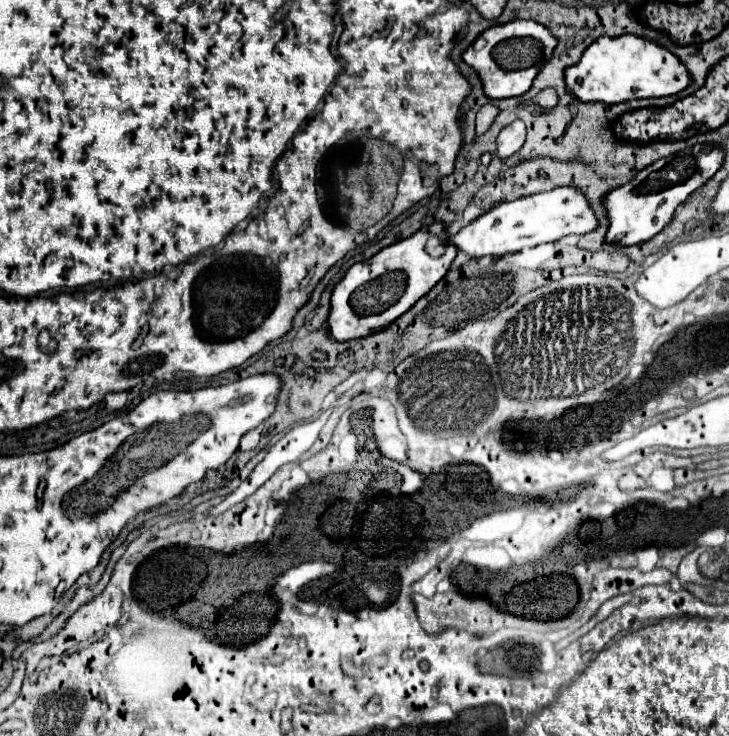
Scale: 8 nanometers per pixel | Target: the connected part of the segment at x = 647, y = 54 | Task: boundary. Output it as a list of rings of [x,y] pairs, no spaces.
[[[636,35],[602,37],[594,41],[580,57],[580,61],[566,69],[566,89],[580,101],[622,103],[644,97],[676,95],[690,85],[686,67],[666,49]]]

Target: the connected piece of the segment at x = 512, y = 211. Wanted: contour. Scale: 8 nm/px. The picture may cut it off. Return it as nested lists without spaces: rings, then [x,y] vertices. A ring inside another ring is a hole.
[[[556,187],[552,191],[528,195],[514,199],[510,203],[500,203],[488,213],[480,215],[470,225],[462,227],[454,235],[454,245],[472,259],[480,257],[502,257],[508,253],[518,253],[524,247],[536,247],[540,243],[558,241],[564,235],[590,233],[598,225],[588,201],[574,187]]]

